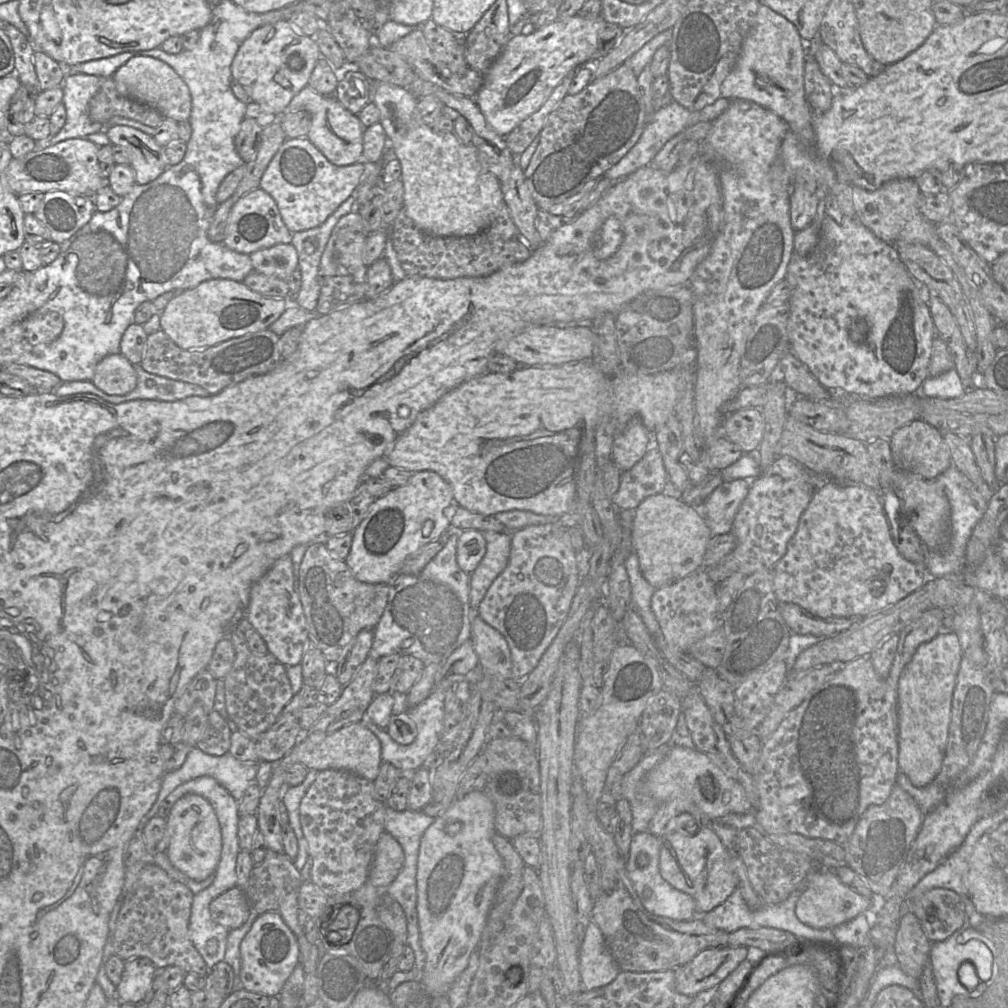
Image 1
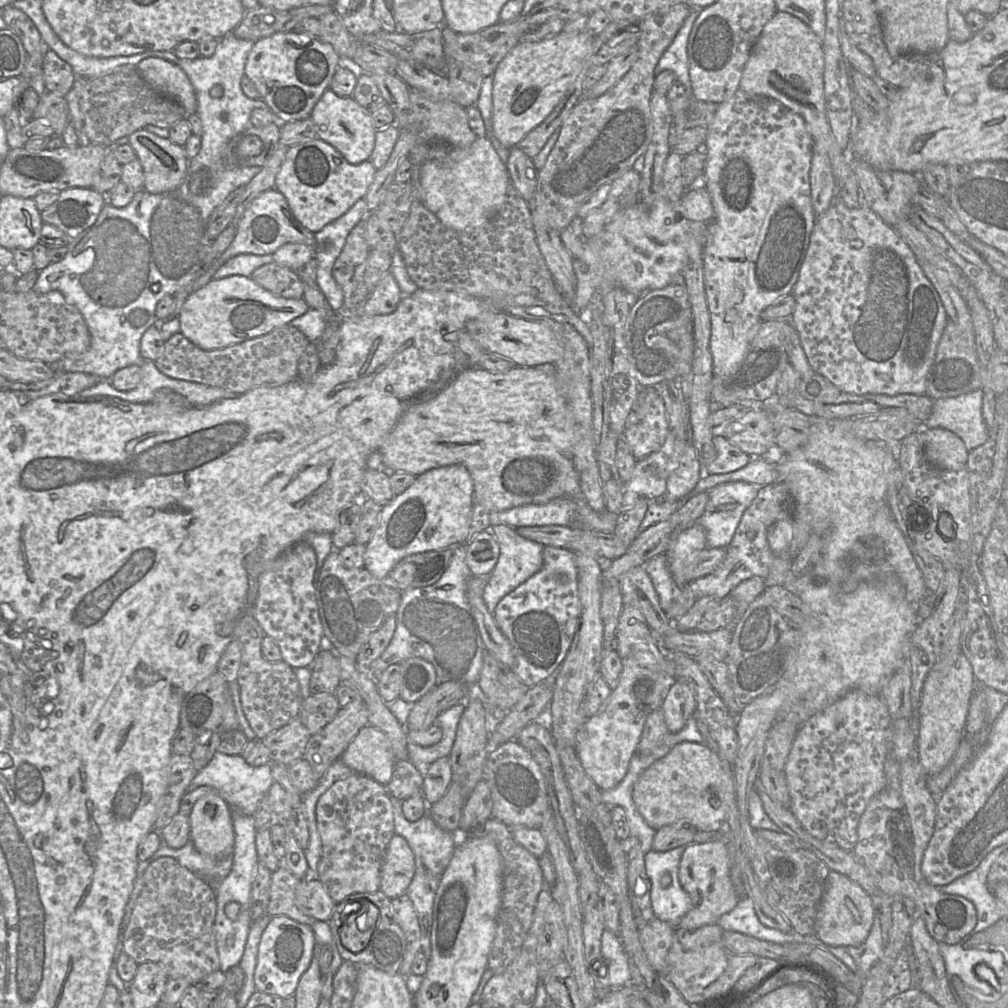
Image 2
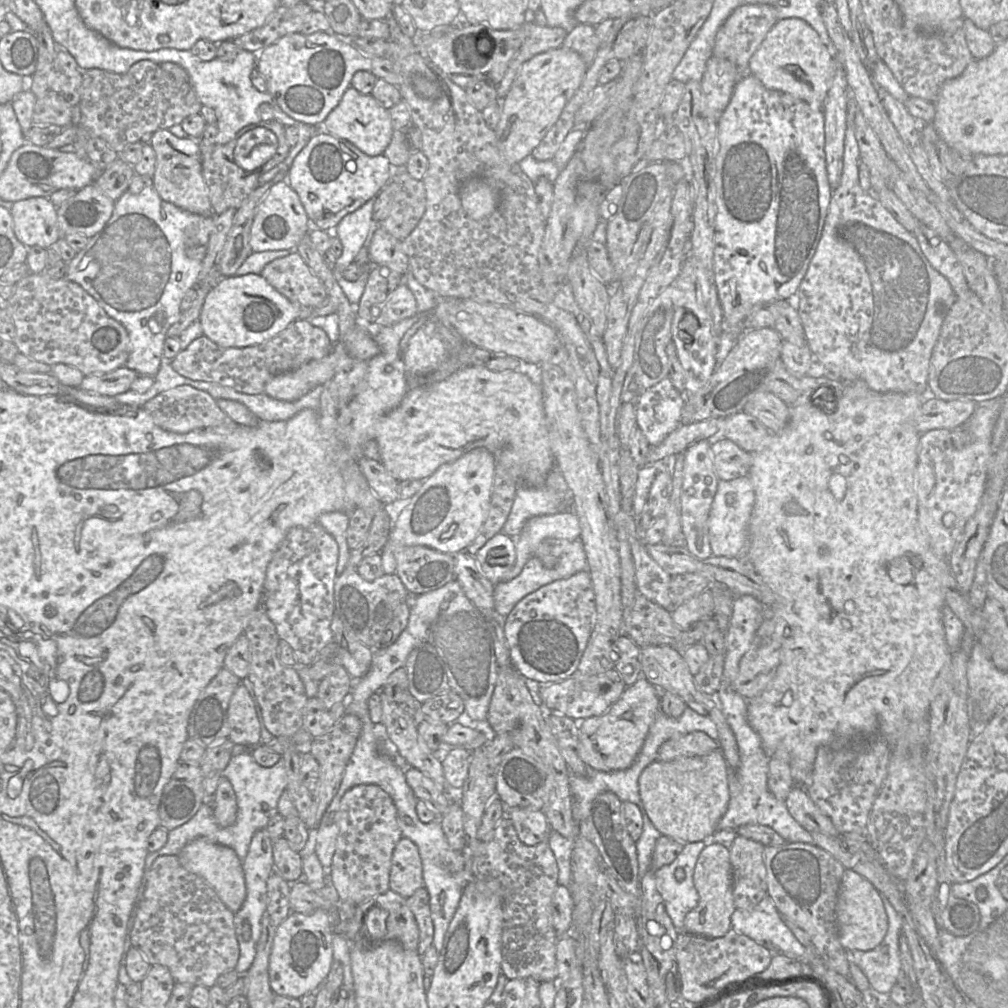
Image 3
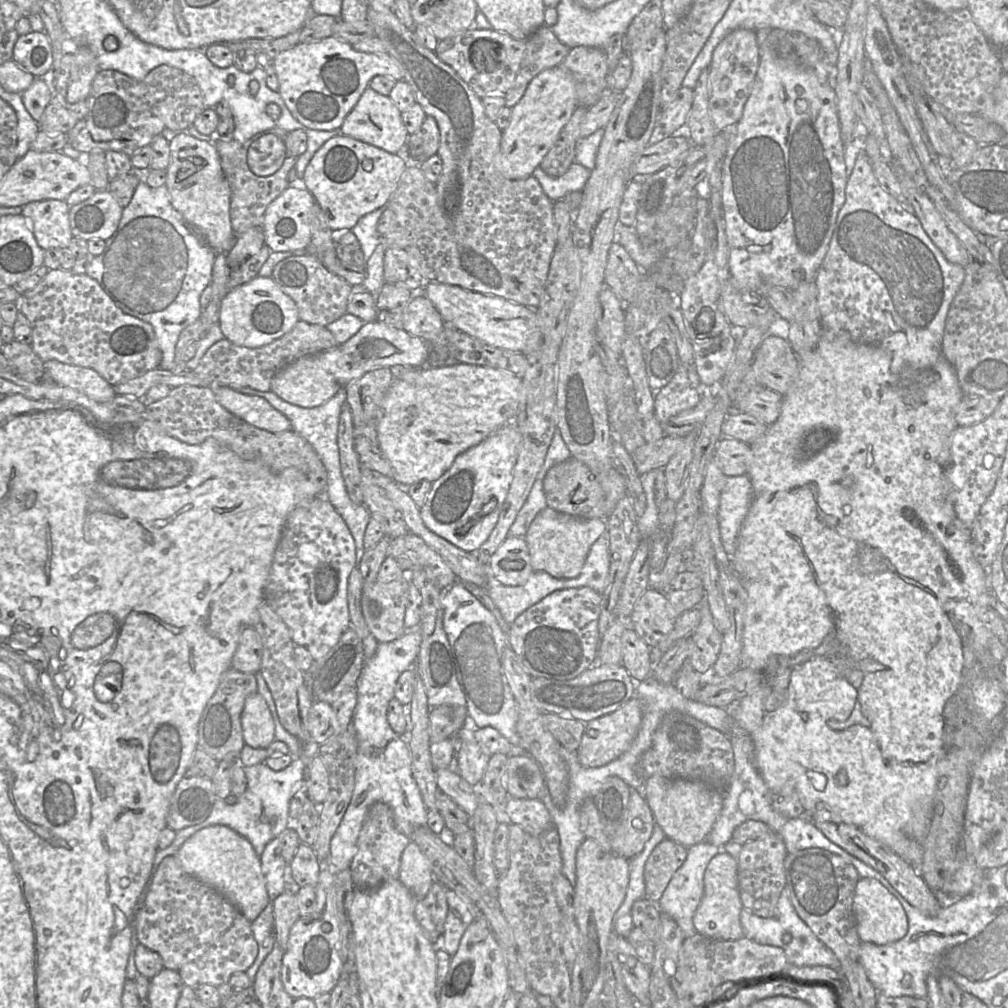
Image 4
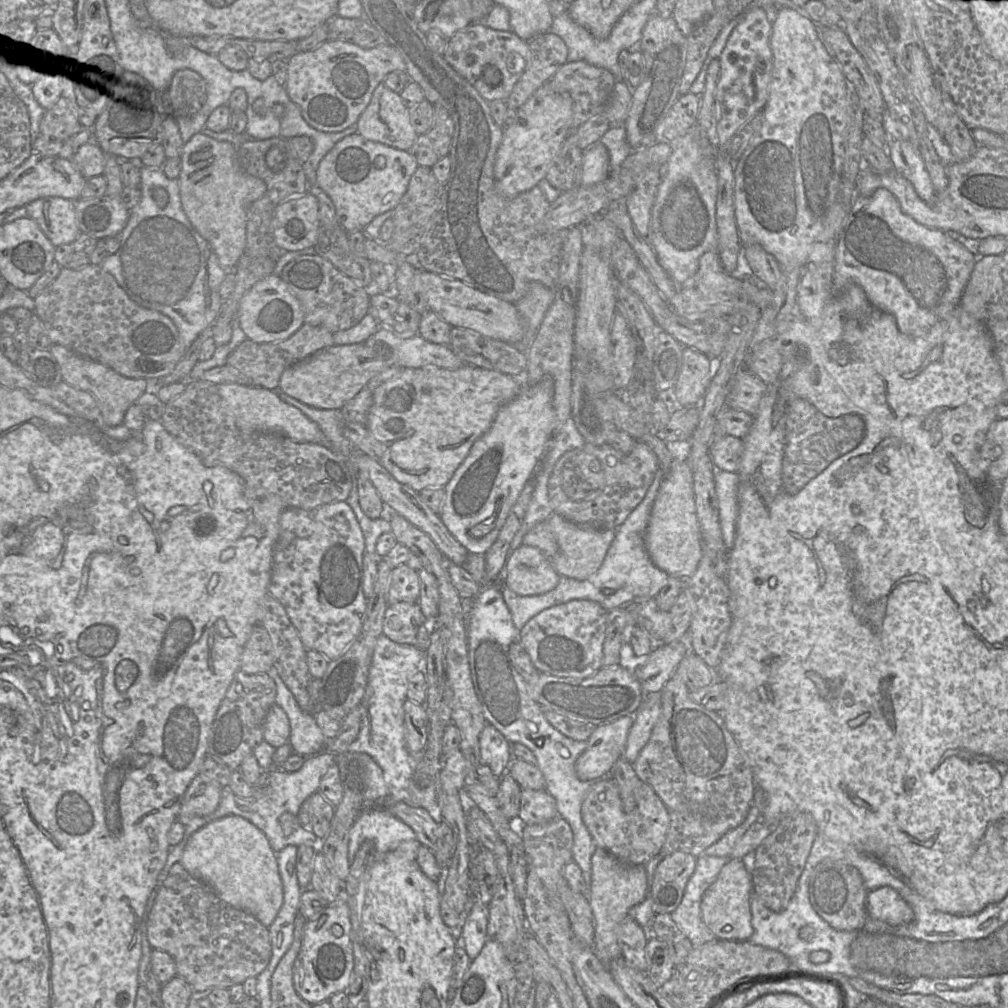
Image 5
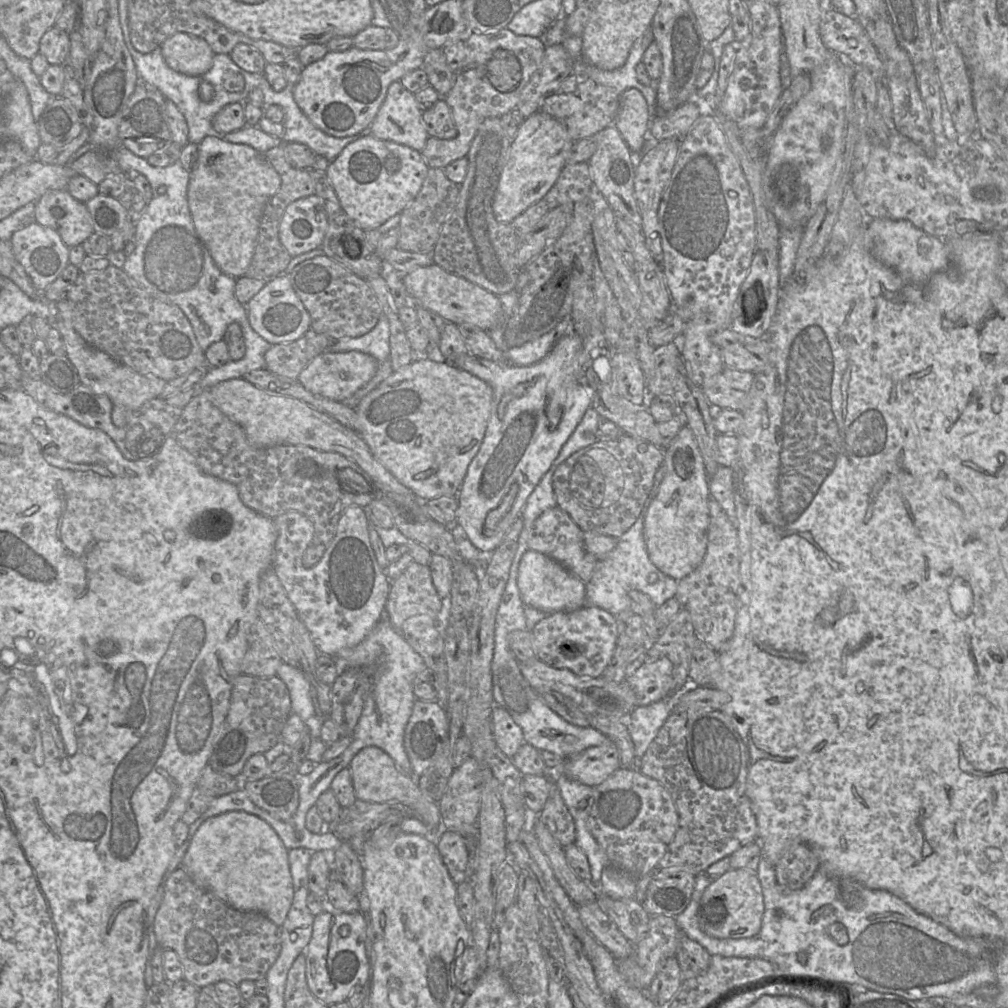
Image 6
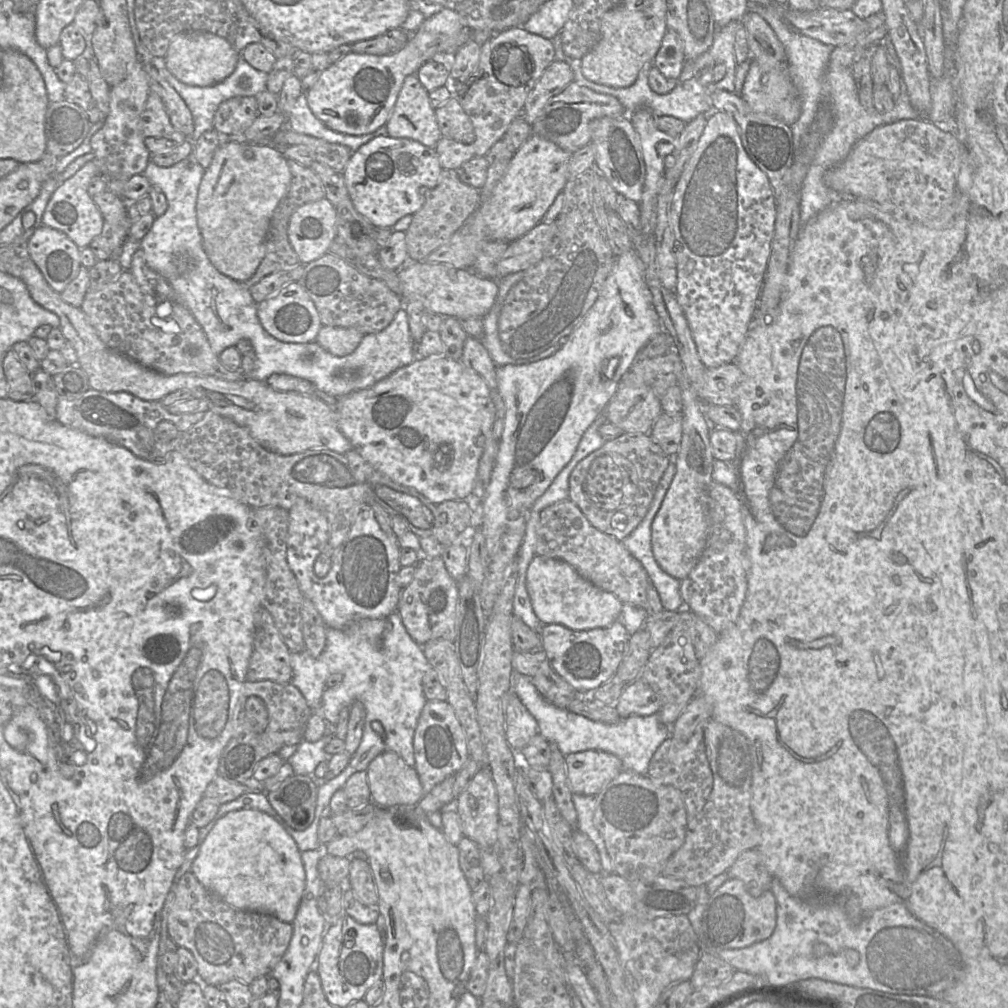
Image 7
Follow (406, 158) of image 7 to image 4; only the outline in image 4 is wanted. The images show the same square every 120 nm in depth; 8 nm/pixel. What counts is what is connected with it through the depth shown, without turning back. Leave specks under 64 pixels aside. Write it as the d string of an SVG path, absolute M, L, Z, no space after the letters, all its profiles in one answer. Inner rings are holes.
M337 135L317 150L301 179L324 213L329 228L332 231L350 231L361 217L387 205L406 168L406 162L398 154L350 136Z

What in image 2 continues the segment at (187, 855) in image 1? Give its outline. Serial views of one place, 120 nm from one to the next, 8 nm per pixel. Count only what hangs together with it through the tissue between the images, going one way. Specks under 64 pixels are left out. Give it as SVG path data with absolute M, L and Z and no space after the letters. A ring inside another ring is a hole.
M217 791L200 797L189 812L190 841L196 850L221 859L232 854L232 808Z

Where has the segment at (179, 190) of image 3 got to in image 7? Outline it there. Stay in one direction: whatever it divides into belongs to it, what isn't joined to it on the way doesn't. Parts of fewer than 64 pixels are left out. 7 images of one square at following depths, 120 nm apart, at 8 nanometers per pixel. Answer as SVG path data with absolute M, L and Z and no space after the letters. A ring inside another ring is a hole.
M224 142L215 151L200 183L196 213L203 249L218 272L237 282L250 279L263 260L272 214L289 189L291 173L281 150L272 144Z

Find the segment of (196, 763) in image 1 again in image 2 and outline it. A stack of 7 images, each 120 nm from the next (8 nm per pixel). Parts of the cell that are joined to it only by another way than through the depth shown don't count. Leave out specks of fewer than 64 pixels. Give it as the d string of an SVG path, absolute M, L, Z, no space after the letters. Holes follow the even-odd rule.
M216 752L210 762L197 771L190 787L209 786L217 791L234 811L253 816L274 782L270 763L255 767L249 765L240 755Z

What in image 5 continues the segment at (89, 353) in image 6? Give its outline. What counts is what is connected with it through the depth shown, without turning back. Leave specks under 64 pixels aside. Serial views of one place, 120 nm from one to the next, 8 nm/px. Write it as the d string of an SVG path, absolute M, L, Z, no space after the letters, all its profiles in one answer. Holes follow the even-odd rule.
M53 345L50 348L50 353L57 360L63 381L66 384L87 391L95 397L108 426L120 425L130 405L147 390L145 379L127 378L110 367L80 356L64 346Z

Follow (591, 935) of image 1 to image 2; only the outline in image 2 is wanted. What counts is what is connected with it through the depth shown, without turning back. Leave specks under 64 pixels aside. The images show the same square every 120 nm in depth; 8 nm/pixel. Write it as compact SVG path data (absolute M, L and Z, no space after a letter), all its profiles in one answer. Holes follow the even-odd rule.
M608 929L602 935L601 952L608 966L610 988L620 988L632 981L628 955L620 937Z

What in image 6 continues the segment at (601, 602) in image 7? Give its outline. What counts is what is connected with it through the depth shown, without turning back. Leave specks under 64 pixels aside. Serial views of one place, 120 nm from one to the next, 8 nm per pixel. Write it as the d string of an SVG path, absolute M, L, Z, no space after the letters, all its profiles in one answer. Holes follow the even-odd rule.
M528 549L523 554L518 568L517 586L525 605L546 614L574 611L585 606L585 583L558 562L537 551Z

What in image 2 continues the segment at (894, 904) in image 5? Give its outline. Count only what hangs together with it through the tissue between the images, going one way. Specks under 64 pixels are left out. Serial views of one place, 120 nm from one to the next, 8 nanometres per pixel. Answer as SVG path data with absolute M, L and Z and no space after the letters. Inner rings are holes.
M830 870L815 920L815 934L829 946L848 947L862 944L868 937L875 918L869 894L841 872Z

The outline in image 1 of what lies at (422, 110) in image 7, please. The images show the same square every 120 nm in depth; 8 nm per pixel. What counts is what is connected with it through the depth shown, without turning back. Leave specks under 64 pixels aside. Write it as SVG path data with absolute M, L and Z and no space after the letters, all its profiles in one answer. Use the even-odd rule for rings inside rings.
M305 87L293 97L286 112L306 111L312 118L307 139L336 166L347 166L361 160L363 152L362 125L356 114L344 108L333 96L324 96L310 87Z

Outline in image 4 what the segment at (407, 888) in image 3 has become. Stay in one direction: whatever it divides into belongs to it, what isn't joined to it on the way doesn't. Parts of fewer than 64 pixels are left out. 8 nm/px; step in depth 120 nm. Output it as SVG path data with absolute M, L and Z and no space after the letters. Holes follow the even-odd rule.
M413 841L401 855L397 879L418 899L424 897L435 882L428 858Z

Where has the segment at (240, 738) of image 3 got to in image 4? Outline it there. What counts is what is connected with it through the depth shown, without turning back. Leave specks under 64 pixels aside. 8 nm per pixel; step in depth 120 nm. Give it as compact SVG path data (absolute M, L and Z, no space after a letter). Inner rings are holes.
M250 695L241 714L243 739L246 745L267 749L275 741L275 722L271 711L261 695Z

